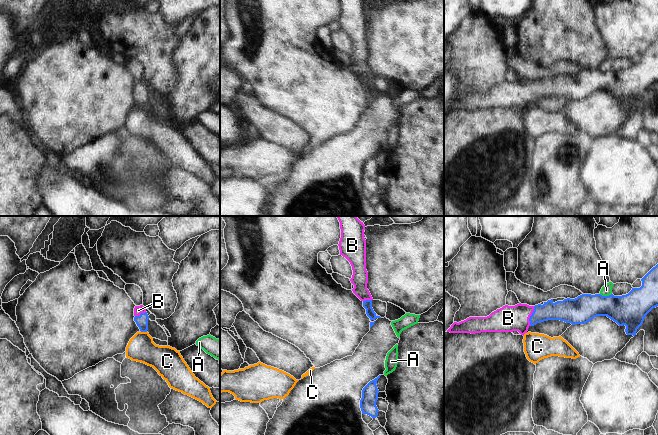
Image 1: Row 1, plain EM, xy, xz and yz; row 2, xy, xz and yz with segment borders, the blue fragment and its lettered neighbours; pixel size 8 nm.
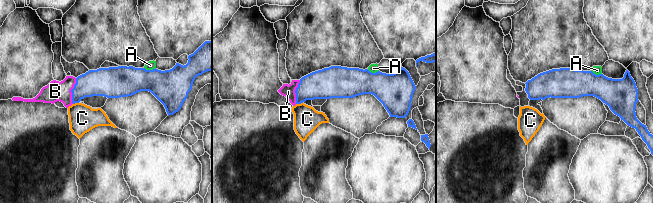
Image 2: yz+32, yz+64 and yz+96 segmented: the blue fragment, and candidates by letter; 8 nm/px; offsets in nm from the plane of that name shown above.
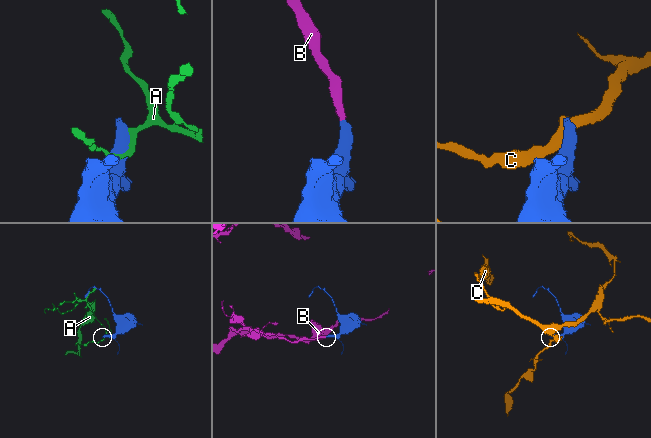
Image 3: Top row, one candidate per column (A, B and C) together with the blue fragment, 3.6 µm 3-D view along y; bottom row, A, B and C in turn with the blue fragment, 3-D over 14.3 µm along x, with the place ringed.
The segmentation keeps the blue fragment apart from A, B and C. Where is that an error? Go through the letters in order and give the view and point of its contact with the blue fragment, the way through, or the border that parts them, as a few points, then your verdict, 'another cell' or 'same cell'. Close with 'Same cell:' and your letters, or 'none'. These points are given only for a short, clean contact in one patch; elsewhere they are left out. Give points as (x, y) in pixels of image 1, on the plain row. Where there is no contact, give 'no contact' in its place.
A: contact yz (606, 72); another cell
B: contact yz (530, 92); way yz (560, 86), (547, 87), (530, 92), (508, 94); same cell
C: contact xy (143, 107); border xy (140, 106), (146, 108); another cell
Same cell: B

